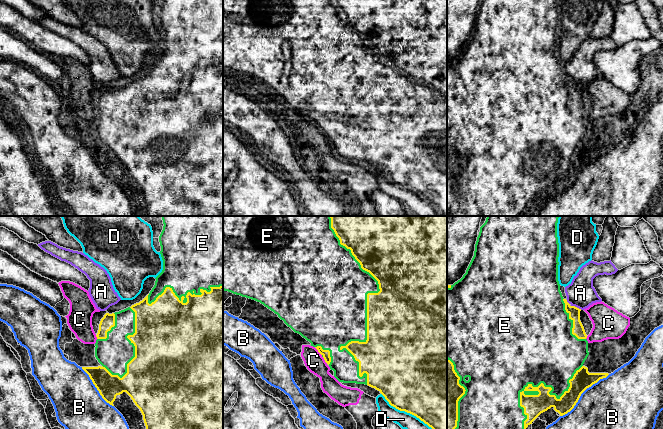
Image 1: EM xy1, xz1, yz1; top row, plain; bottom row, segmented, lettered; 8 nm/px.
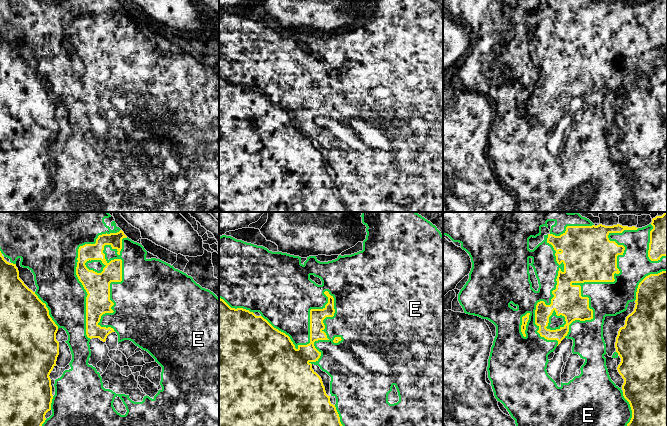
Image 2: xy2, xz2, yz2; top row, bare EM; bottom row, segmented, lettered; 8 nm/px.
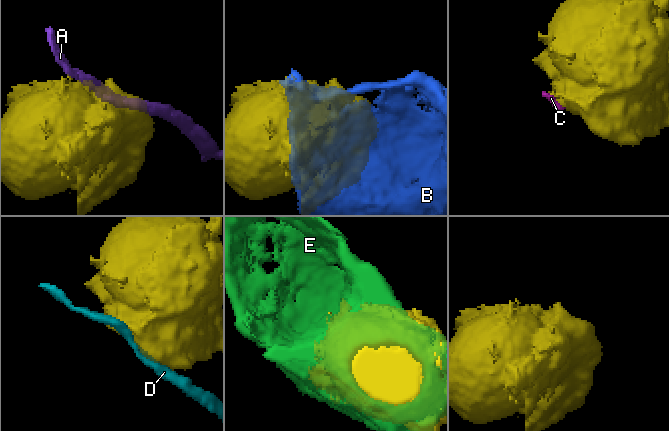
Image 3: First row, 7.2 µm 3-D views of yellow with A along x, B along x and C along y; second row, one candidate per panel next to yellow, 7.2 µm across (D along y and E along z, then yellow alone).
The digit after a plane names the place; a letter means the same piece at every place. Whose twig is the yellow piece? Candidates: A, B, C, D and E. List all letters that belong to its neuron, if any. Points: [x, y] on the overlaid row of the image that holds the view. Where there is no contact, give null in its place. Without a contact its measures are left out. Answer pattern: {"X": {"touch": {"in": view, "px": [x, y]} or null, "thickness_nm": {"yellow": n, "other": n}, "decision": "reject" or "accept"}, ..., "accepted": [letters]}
{"A": {"touch": {"in": "yz1", "px": [576, 307]}, "thickness_nm": {"yellow": 100, "other": 220}, "decision": "reject"}, "B": {"touch": {"in": "yz1", "px": [582, 392]}, "thickness_nm": {"yellow": 160, "other": 420}, "decision": "reject"}, "C": {"touch": {"in": "xz1", "px": [318, 351]}, "thickness_nm": {"yellow": 60, "other": 160}, "decision": "reject"}, "D": {"touch": {"in": "xz1", "px": [406, 411]}, "thickness_nm": {"yellow": 500, "other": 130}, "decision": "reject"}, "E": {"touch": {"in": "xz2", "px": [310, 333]}, "thickness_nm": {"yellow": 190, "other": 340}, "decision": "accept"}, "accepted": ["E"]}

